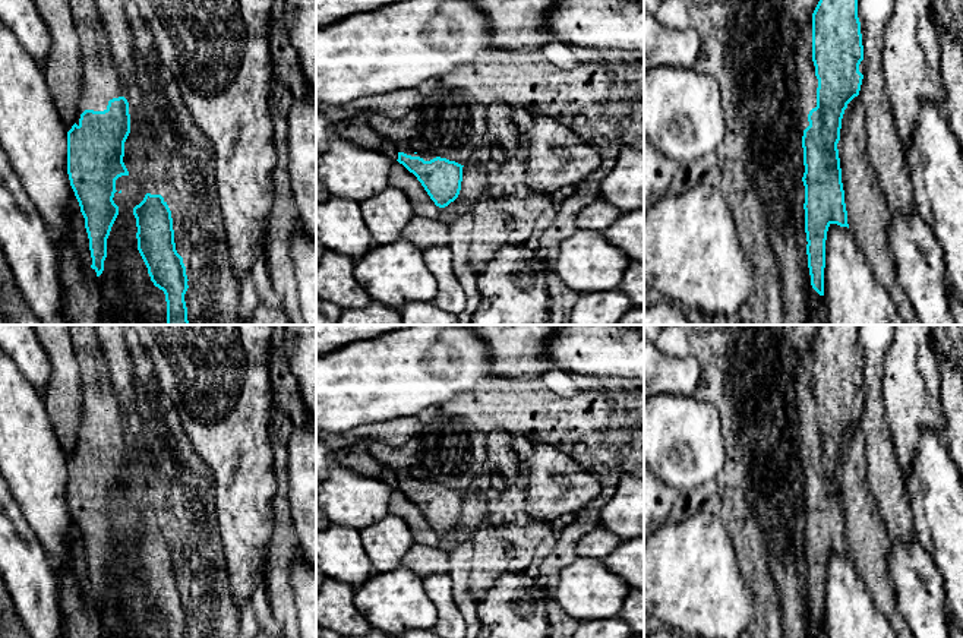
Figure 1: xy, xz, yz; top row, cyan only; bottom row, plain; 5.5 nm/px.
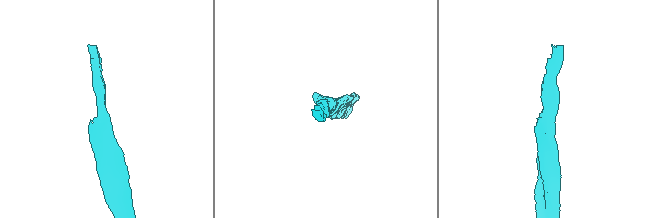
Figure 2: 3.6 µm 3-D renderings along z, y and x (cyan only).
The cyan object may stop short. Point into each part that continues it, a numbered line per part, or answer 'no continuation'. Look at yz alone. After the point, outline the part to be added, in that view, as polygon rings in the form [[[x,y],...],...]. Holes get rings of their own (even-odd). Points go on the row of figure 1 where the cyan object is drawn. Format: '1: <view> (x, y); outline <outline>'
1: yz (807, 81); outline [[[812,18],[798,26],[795,41],[795,67],[799,97],[801,133],[809,126],[808,114],[817,107],[818,79],[812,61]]]

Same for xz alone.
1: xz (426, 157); outline [[[400,146],[400,152],[404,152],[411,157],[420,157],[424,161],[430,161],[430,160],[436,158],[436,155],[433,155],[433,154],[421,154],[421,152],[416,154],[414,151],[408,149],[407,146]]]

